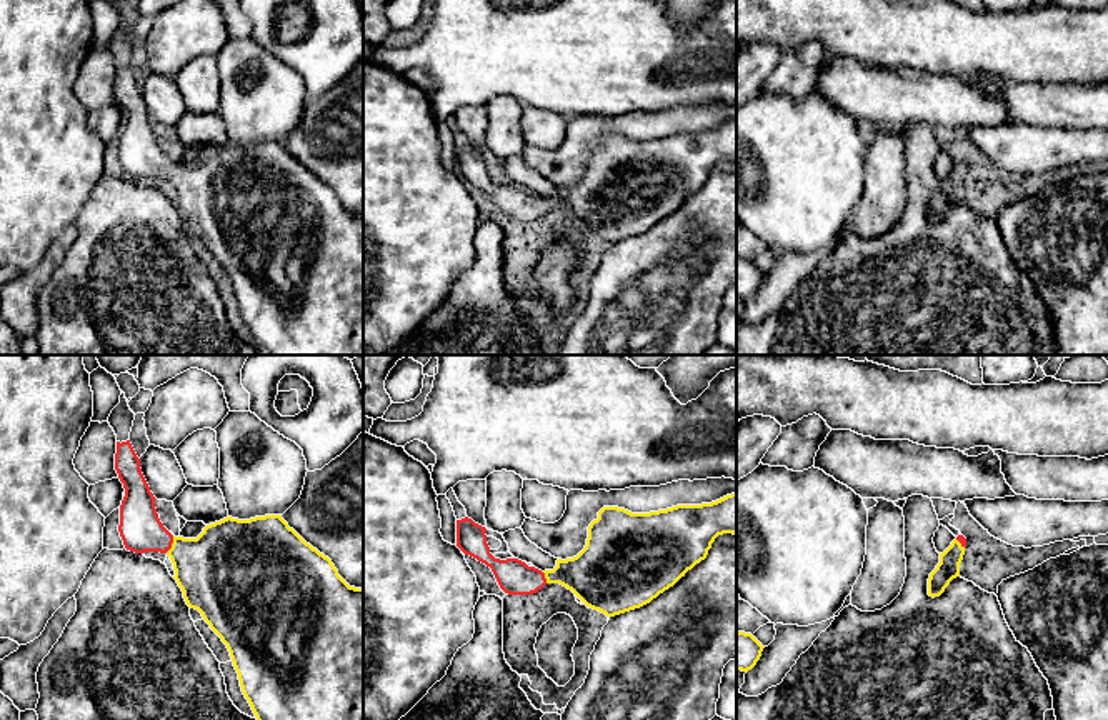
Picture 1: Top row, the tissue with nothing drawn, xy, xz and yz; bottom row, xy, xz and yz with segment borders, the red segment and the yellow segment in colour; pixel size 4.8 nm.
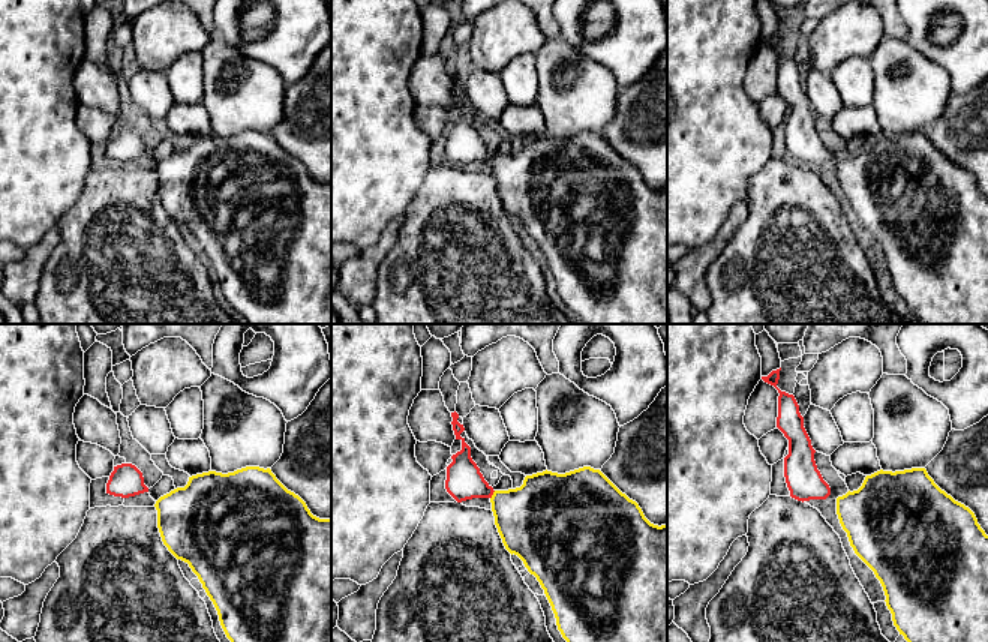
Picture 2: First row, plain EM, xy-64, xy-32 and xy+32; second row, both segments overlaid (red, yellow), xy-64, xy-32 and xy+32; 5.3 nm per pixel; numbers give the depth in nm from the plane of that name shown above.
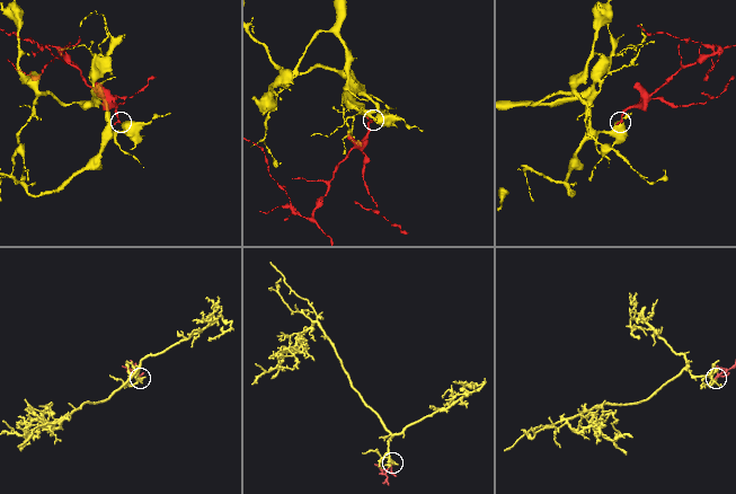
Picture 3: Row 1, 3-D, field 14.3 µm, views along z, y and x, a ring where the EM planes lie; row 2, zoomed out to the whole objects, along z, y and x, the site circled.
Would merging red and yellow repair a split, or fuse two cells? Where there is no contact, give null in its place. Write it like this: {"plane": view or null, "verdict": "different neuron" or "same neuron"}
{"plane": "xy", "verdict": "same neuron"}

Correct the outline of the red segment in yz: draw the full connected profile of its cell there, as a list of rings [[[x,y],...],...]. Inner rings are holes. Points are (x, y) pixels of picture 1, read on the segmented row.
[[[958,535],[951,545],[940,553],[940,563],[936,568],[930,573],[928,578],[928,595],[930,597],[940,597],[945,588],[950,585],[950,582],[956,577],[960,577],[960,563],[965,555],[966,538],[963,535]]]

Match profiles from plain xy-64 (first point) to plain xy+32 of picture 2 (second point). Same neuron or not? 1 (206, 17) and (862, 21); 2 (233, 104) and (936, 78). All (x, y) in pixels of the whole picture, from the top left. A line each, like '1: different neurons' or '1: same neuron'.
1: different neurons
2: same neuron

